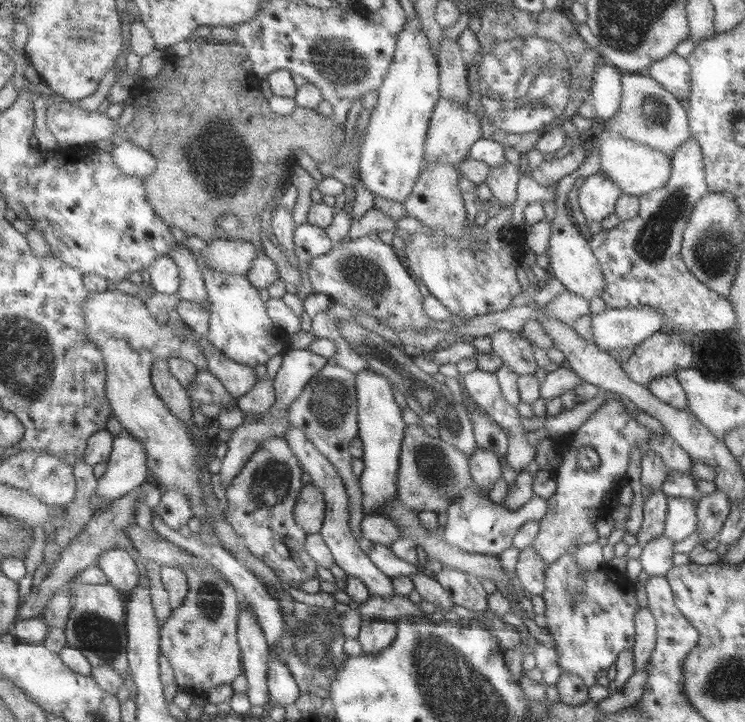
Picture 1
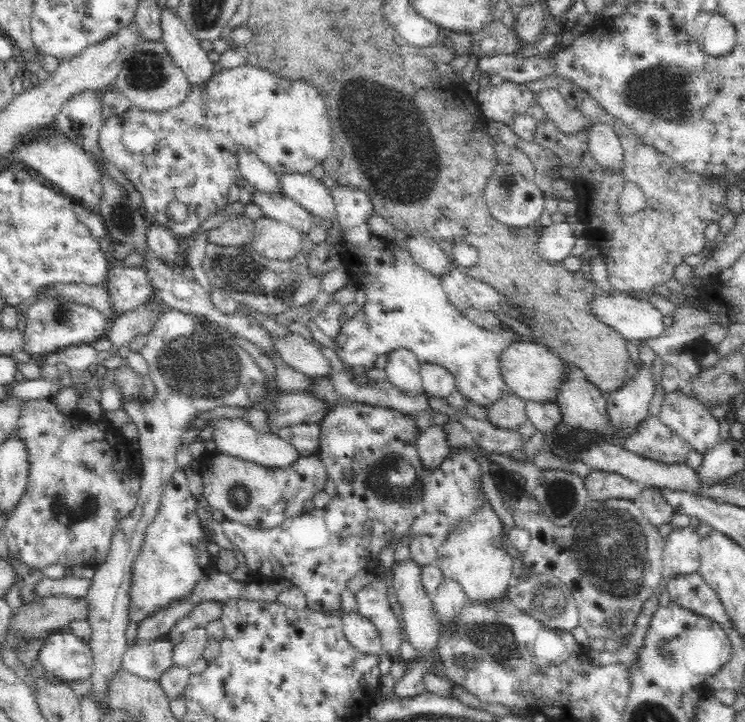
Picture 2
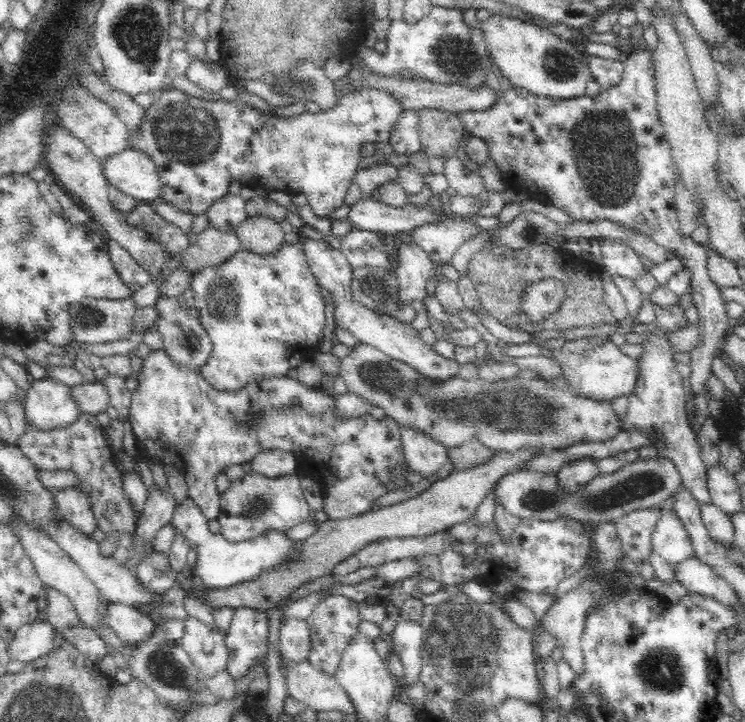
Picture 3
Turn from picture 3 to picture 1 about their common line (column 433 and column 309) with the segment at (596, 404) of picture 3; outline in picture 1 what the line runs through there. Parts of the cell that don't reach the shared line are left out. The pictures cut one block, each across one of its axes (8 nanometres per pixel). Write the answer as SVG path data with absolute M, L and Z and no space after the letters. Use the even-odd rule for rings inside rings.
M330 366L323 368L307 384L303 393L289 408L289 422L305 433L314 443L314 446L331 462L343 477L348 492L350 504L350 526L357 538L362 536L361 522L365 518L363 508L364 492L362 478L353 472L353 456L351 448L355 438L360 436L358 421L359 399L357 388L358 376L343 366Z

